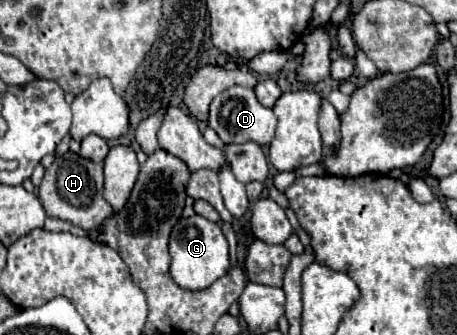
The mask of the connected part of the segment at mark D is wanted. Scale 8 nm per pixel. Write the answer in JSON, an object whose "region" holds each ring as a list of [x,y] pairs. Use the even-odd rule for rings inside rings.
{"region":[[[232,86],[218,94],[210,104],[208,114],[208,128],[212,128],[224,144],[236,144],[236,142],[256,142],[258,146],[270,144],[276,130],[276,116],[270,108],[264,108],[258,100],[252,88]]]}

